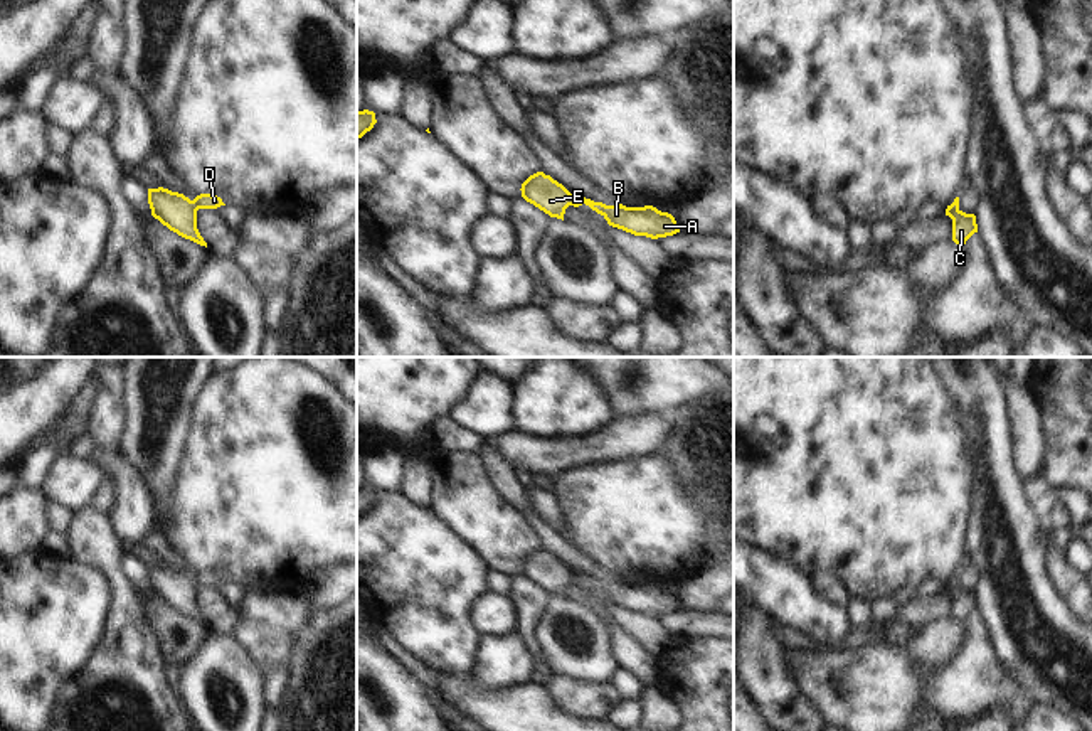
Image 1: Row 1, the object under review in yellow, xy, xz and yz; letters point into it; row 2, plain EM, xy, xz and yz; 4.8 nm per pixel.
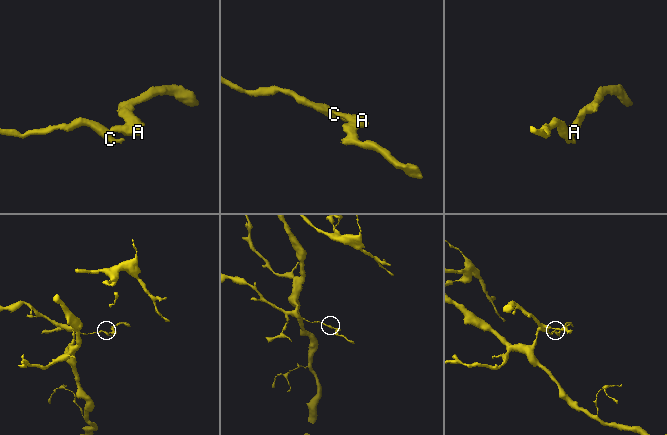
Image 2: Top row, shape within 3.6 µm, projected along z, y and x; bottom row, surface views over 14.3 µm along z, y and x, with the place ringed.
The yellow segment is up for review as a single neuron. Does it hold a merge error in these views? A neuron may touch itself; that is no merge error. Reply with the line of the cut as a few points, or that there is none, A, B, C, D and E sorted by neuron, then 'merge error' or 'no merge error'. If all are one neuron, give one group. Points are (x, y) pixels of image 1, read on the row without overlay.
cut xy (192, 578), (196, 588); groups A B D / C E; merge error

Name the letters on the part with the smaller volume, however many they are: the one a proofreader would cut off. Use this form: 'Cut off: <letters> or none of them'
Cut off: A, B, D

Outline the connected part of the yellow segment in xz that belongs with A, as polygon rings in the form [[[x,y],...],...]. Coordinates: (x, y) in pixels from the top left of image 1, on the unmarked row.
[[[574,573],[570,583],[589,583],[592,588],[601,591],[609,603],[631,610],[634,613],[646,613],[651,616],[666,615],[680,610],[675,595],[668,590],[661,590],[653,583],[644,584],[626,584],[606,583],[591,576]]]

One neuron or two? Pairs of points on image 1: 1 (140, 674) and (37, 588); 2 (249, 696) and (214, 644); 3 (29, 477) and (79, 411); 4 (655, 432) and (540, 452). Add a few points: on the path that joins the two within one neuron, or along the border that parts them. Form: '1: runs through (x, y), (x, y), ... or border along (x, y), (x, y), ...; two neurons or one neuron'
1: border along (110, 602), (103, 637), (90, 659), (76, 672); two neurons
2: runs through (238, 682), (221, 666), (219, 657); one neuron
3: runs through (39, 460), (68, 428); one neuron
4: runs through (626, 435), (604, 445), (569, 452); one neuron

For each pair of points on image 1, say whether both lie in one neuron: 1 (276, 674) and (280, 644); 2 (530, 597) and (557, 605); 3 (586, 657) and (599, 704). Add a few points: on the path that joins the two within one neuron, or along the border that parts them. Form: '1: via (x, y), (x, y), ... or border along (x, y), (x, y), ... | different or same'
1: border along (286, 666), (273, 666), (265, 672) | different
2: border along (551, 595), (534, 630), (537, 640) | different
3: border along (554, 672), (608, 682) | different

